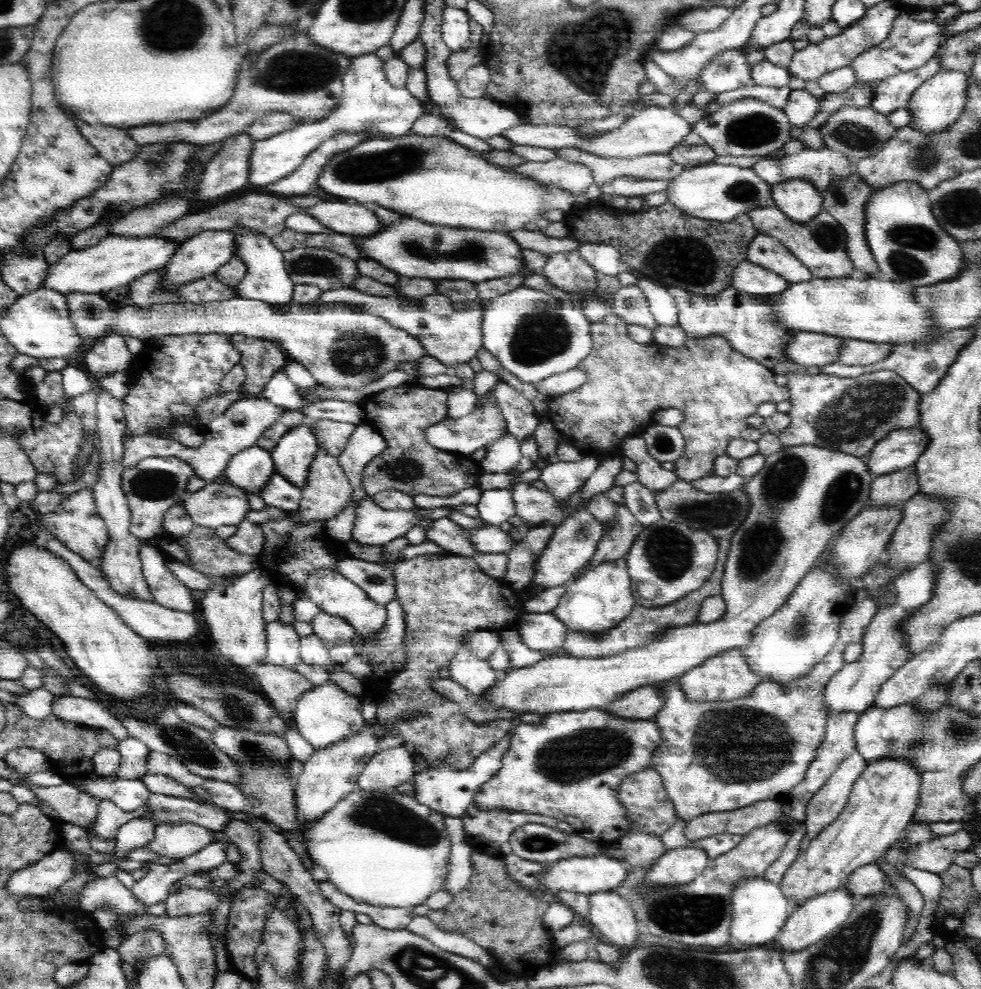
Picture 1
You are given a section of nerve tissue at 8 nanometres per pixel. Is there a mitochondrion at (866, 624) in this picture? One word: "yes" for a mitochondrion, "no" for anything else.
no

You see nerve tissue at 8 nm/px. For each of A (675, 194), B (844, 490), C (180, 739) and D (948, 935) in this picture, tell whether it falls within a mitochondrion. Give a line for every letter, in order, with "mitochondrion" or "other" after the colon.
A: other
B: mitochondrion
C: mitochondrion
D: other

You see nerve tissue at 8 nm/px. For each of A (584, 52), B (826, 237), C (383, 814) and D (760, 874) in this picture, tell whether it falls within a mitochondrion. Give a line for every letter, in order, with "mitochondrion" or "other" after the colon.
A: mitochondrion
B: mitochondrion
C: mitochondrion
D: other

